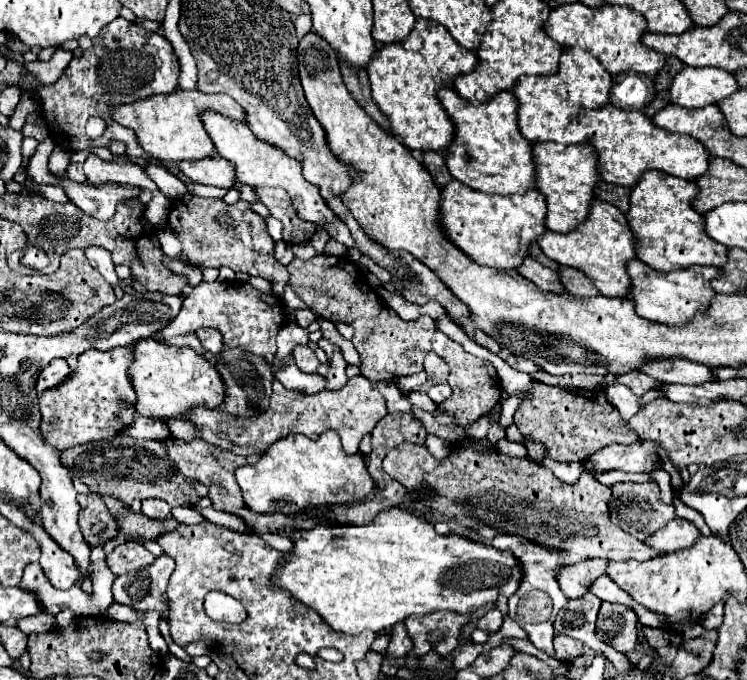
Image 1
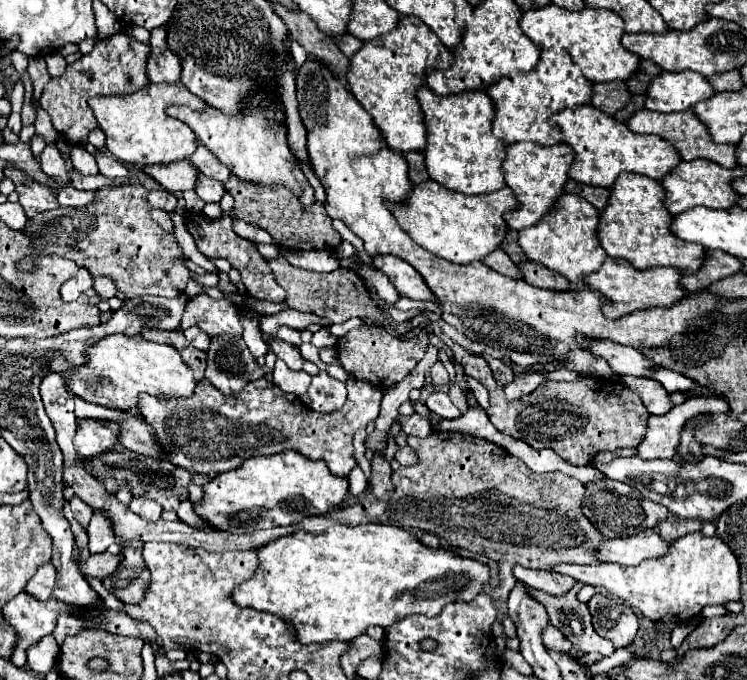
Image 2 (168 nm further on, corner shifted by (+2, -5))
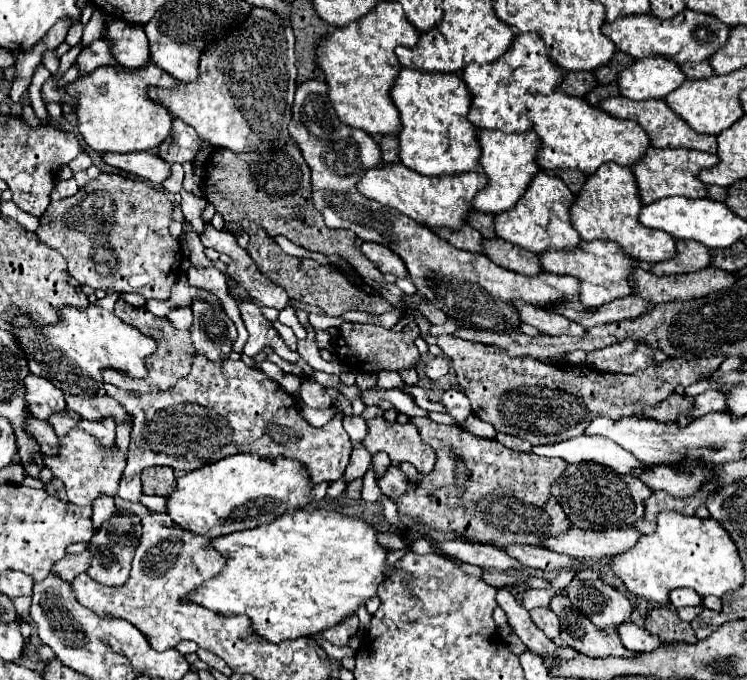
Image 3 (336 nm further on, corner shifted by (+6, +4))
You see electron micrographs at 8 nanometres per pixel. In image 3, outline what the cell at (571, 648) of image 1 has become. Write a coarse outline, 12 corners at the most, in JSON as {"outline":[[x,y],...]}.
{"outline":[[550,608],[530,610],[530,618],[550,638],[560,636],[558,616]]}

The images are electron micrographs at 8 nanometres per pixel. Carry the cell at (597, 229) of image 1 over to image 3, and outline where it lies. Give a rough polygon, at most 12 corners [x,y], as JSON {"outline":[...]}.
{"outline":[[540,170],[496,236],[534,254],[572,250],[574,194]]}

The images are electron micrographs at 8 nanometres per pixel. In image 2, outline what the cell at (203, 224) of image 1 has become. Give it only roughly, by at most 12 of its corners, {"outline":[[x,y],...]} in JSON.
{"outline":[[188,217],[188,231],[208,259],[228,259],[248,293],[282,303],[256,243],[234,233],[232,217]]}

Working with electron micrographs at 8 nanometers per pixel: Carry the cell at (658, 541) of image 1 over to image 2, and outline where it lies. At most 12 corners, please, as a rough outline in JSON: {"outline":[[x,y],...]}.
{"outline":[[658,529],[632,537],[606,539],[598,557],[638,565],[666,555],[670,541]]}

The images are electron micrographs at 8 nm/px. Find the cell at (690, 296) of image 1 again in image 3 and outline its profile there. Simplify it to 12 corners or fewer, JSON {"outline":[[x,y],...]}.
{"outline":[[606,240],[538,256],[542,270],[580,280],[598,308],[632,294],[638,264]]}

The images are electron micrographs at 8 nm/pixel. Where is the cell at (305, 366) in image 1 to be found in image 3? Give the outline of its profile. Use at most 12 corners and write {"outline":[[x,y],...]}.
{"outline":[[240,300],[242,322],[250,334],[246,356],[270,346],[286,362],[296,364],[292,352],[252,300]]}

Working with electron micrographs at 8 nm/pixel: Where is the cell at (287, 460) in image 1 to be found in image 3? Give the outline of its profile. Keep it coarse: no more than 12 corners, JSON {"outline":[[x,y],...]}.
{"outline":[[236,454],[176,478],[172,522],[204,538],[326,496],[288,458]]}

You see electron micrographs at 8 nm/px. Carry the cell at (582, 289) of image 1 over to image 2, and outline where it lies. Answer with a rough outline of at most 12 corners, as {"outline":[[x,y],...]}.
{"outline":[[534,261],[522,263],[524,281],[546,289],[566,291],[566,281],[556,271]]}

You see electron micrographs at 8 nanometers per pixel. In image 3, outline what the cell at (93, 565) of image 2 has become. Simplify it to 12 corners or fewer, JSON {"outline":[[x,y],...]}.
{"outline":[[88,552],[66,554],[52,566],[64,582],[86,572],[92,560]]}

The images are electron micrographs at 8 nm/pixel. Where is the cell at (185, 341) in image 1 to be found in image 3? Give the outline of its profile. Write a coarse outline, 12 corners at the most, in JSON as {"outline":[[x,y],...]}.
{"outline":[[116,302],[114,314],[158,342],[146,378],[116,370],[104,382],[132,394],[164,392],[190,372],[188,330]]}

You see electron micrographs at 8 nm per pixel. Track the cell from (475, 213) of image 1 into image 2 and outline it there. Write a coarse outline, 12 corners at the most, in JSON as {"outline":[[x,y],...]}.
{"outline":[[414,185],[398,223],[420,247],[470,265],[500,249],[510,187],[464,195]]}

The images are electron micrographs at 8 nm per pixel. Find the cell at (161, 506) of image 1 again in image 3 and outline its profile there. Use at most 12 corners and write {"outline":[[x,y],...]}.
{"outline":[[242,360],[194,364],[166,392],[106,384],[132,416],[118,496],[174,456],[192,472],[250,452],[340,480],[352,452]]}

